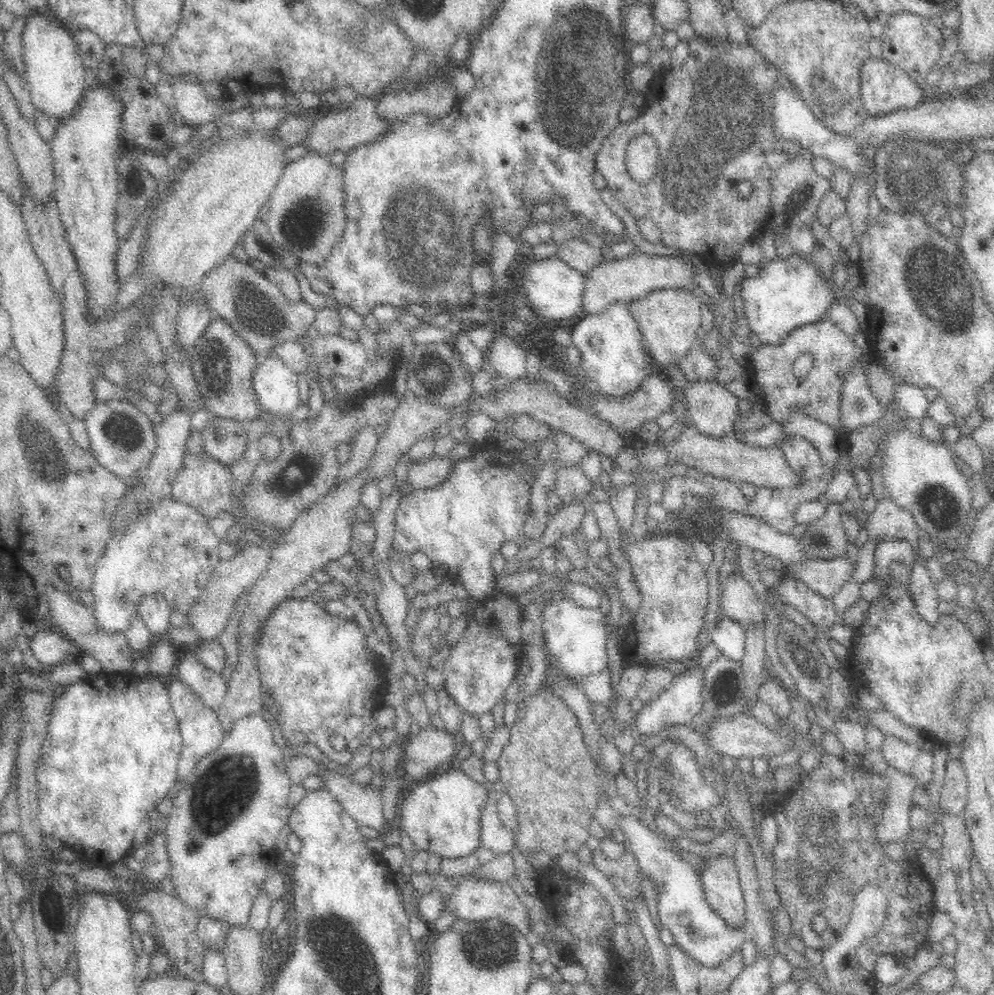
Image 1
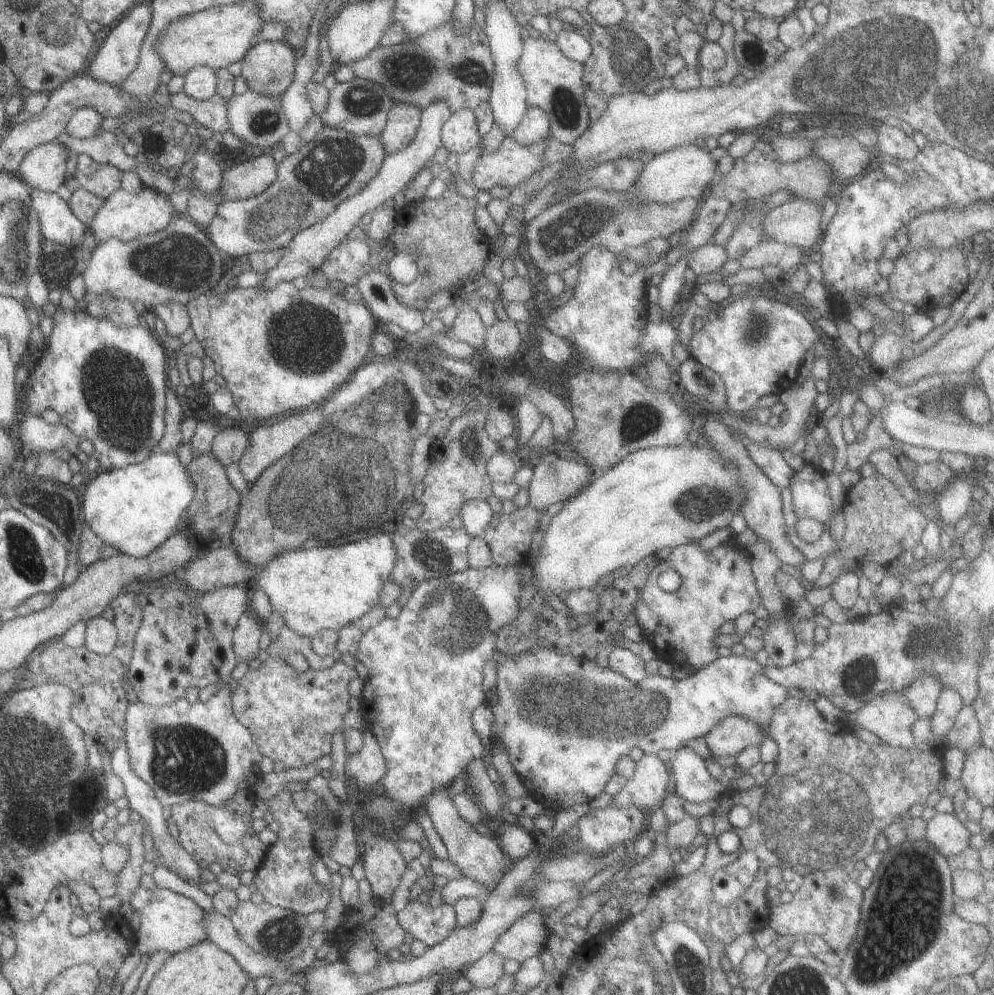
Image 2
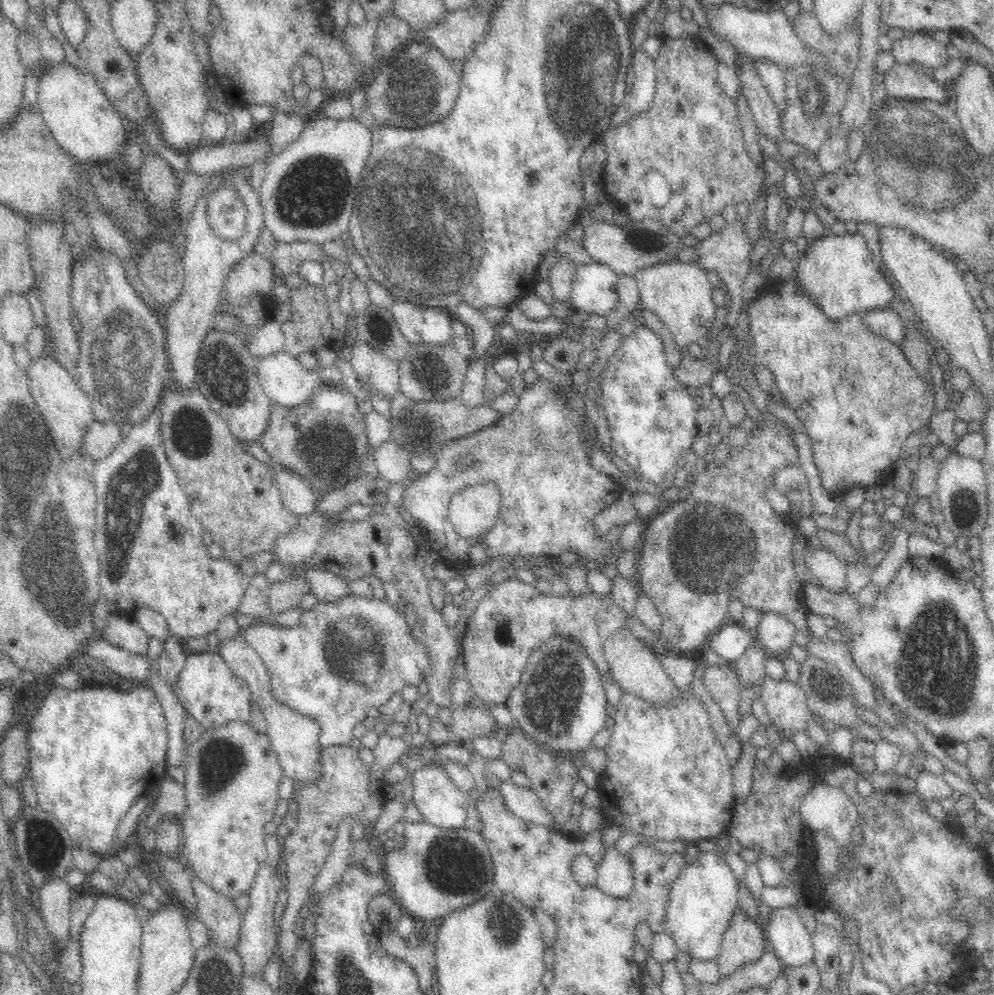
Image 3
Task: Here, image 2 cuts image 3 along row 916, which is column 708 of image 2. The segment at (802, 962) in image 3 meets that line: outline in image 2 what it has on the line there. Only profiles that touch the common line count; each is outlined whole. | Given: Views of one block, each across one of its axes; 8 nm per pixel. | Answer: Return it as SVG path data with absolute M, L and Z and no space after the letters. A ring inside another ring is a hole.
M686 745L671 752L667 768L671 777L670 790L686 802L718 800L721 793L730 790L708 774L705 761Z

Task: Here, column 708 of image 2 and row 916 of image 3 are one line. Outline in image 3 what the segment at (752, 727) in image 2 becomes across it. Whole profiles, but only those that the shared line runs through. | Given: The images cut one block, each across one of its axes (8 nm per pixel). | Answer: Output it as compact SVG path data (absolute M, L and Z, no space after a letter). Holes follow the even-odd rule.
M737 905L722 938L717 962L721 976L756 961L765 952L765 944L767 940L760 920L752 920Z

